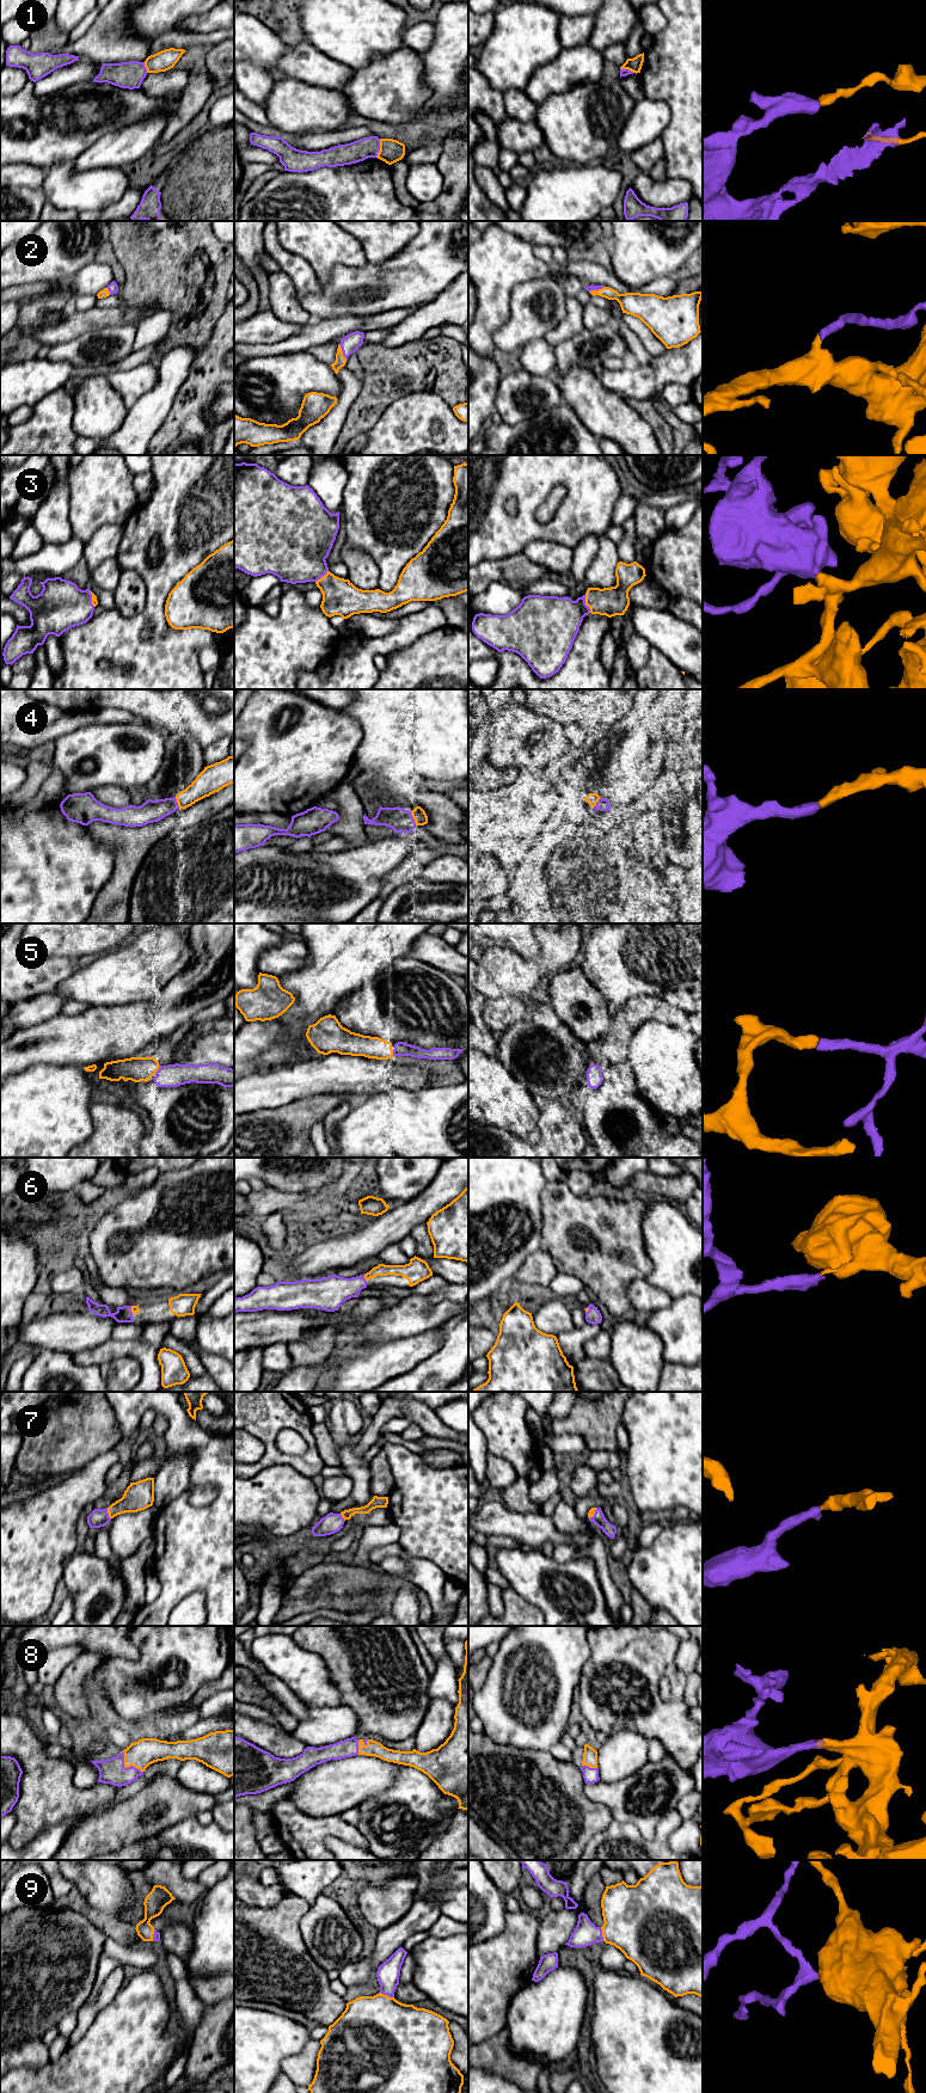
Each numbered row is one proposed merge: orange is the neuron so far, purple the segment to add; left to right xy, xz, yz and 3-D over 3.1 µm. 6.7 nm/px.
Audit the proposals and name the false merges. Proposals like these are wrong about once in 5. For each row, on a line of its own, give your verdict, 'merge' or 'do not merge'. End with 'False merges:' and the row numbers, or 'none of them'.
1: do not merge
2: merge
3: merge
4: merge
5: merge
6: merge
7: merge
8: merge
9: merge
False merges: 1

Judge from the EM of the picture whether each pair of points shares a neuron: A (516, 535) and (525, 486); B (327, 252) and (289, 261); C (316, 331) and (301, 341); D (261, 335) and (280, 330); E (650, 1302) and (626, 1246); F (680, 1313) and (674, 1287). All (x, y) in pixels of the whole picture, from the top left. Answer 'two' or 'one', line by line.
A: one
B: two
C: one
D: one
E: two
F: two

